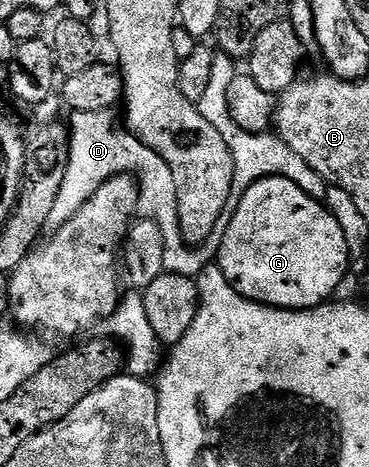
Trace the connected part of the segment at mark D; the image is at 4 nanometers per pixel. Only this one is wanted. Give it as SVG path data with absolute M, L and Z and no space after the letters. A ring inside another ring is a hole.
M215 55L212 62L212 74L208 77L208 90L204 98L197 104L200 114L220 130L220 138L228 142L228 150L234 163L234 181L228 194L228 202L224 206L224 214L216 218L216 226L212 226L212 234L208 234L205 244L191 246L187 244L180 230L178 217L178 195L176 182L172 178L172 170L156 150L144 146L129 131L114 125L113 111L108 112L75 112L68 120L70 130L70 153L68 154L68 170L64 170L64 186L60 186L60 194L52 205L52 214L48 214L48 225L51 229L59 228L68 222L100 190L104 182L113 176L133 174L140 185L140 212L143 217L154 220L164 234L164 266L166 271L181 276L197 277L205 270L206 265L217 257L220 246L224 242L224 234L228 230L228 222L232 222L232 214L236 214L236 206L240 206L240 198L258 180L269 176L287 176L296 182L313 200L325 201L327 183L300 154L288 147L276 134L270 132L245 132L232 122L232 114L228 114L228 85L236 74L236 62L231 56Z

